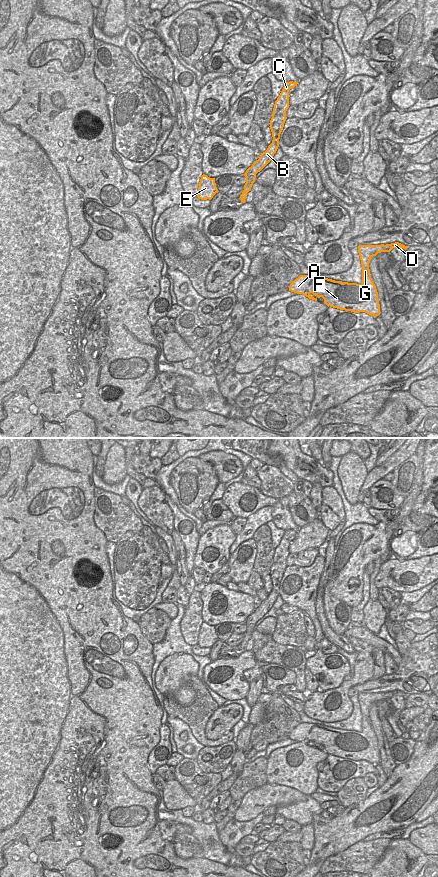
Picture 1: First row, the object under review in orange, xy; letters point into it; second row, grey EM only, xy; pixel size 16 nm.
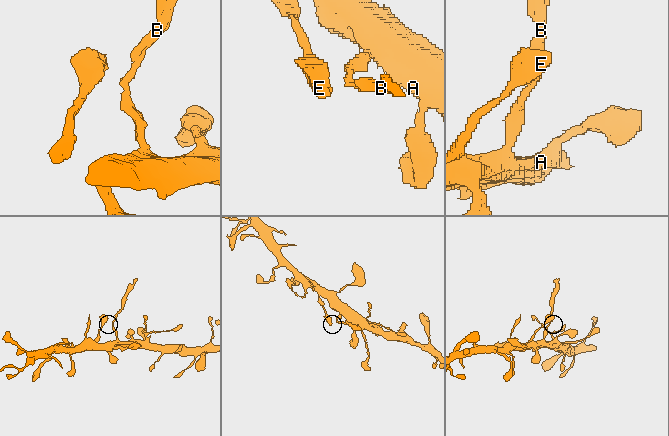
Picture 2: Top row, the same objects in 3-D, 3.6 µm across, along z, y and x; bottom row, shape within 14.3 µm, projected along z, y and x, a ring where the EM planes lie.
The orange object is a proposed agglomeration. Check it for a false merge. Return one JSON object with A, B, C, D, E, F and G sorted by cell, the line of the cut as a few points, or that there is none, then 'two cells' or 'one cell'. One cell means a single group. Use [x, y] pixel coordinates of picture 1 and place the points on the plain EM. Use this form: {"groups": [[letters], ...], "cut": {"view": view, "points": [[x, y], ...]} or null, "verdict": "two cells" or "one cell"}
{"groups": [["A", "D", "E", "F", "G"], ["B", "C"]], "cut": {"view": "xy", "points": [[243, 638], [246, 642]]}, "verdict": "two cells"}

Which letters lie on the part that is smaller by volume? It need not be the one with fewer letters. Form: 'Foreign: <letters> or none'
Foreign: B, C

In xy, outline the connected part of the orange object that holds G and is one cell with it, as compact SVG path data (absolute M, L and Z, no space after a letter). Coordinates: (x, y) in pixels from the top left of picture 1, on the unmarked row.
M399 690L358 694L362 713L361 732L335 729L320 724L300 723L290 732L289 739L303 742L315 749L322 745L328 755L354 761L365 760L376 765L380 763L380 752L376 734L371 726L369 711L373 704L381 700L390 700L393 696L406 698L409 695Z

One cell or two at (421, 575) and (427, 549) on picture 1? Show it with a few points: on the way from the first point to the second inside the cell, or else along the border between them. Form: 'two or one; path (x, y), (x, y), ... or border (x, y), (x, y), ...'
two; border (427, 555), (403, 561)

